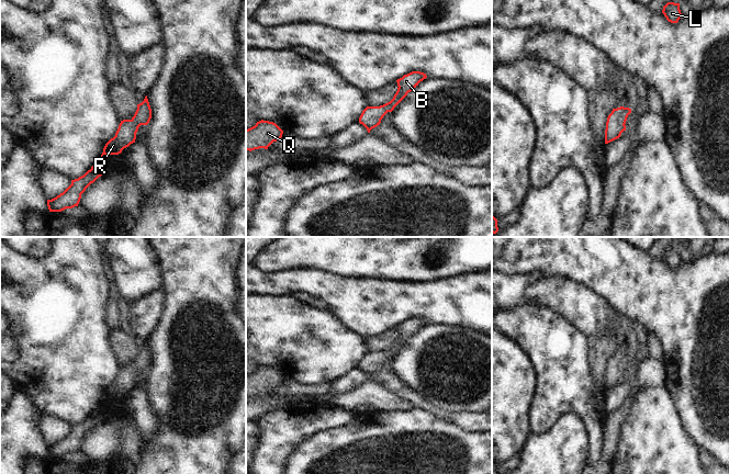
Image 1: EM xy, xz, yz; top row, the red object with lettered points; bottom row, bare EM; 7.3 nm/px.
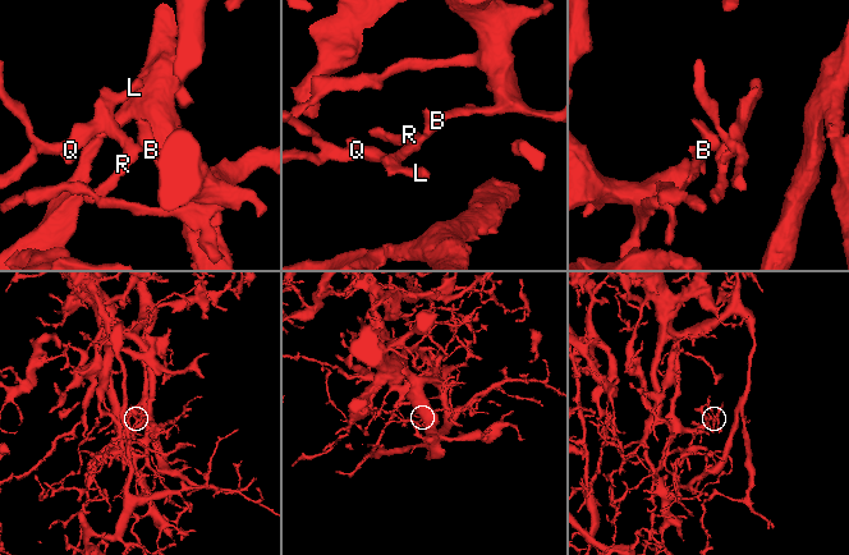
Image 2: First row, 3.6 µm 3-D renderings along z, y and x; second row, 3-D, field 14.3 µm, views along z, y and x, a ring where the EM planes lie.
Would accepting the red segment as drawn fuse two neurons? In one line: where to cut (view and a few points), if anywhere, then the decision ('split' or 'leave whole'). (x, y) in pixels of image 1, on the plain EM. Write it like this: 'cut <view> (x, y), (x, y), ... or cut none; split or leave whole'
cut none; leave whole

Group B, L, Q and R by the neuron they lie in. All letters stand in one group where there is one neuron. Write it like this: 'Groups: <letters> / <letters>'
Groups: B L Q R.

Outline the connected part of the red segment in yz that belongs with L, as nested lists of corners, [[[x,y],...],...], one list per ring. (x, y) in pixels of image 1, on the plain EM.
[[[668,248],[662,256],[666,266],[671,269],[677,269],[683,262],[680,256],[680,249]]]

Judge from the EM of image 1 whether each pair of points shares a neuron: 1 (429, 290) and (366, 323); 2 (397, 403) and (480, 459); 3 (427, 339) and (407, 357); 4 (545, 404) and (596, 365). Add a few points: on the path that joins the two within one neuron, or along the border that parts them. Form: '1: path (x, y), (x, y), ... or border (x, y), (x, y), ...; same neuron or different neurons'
1: path (414, 298), (395, 301), (381, 314); same neuron
2: border (412, 407), (410, 409), (390, 412), (381, 409); different neurons
3: path (423, 343), (412, 354); same neuron
4: border (587, 349), (591, 380), (598, 388), (604, 390); different neurons

